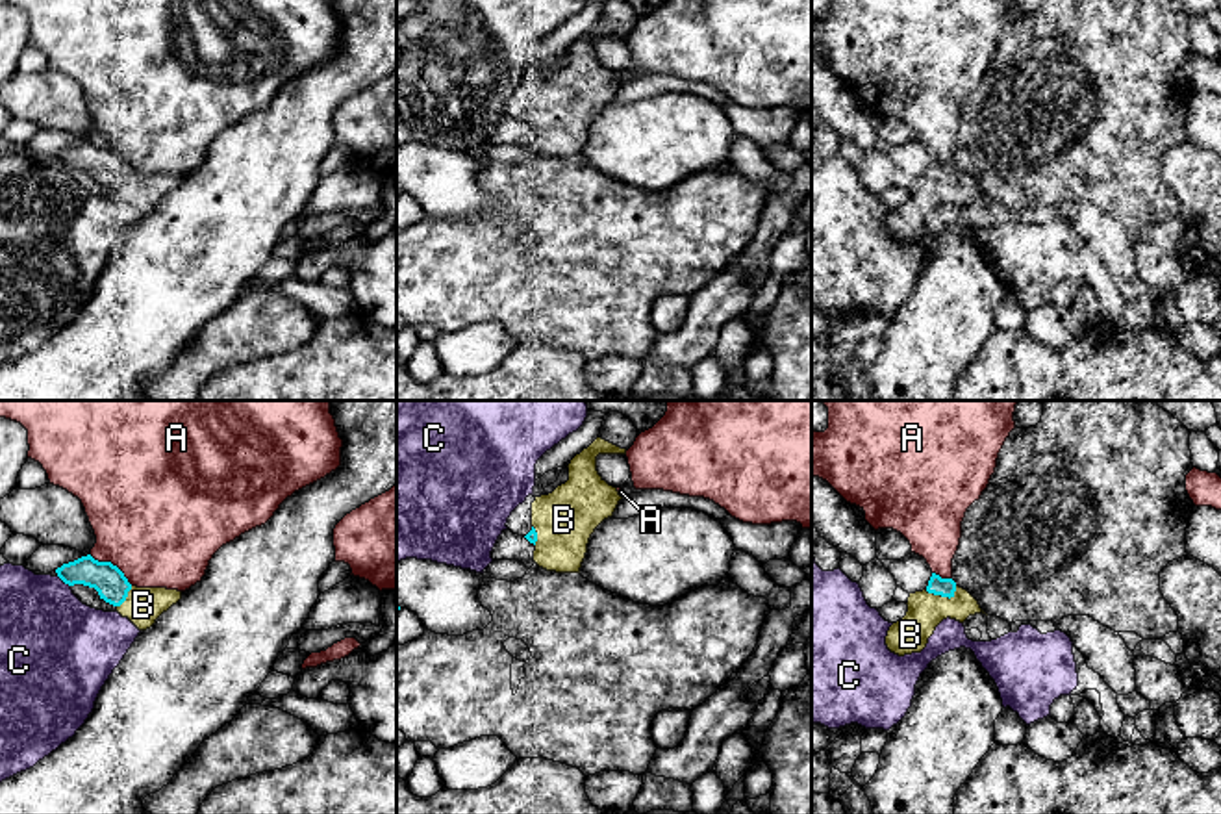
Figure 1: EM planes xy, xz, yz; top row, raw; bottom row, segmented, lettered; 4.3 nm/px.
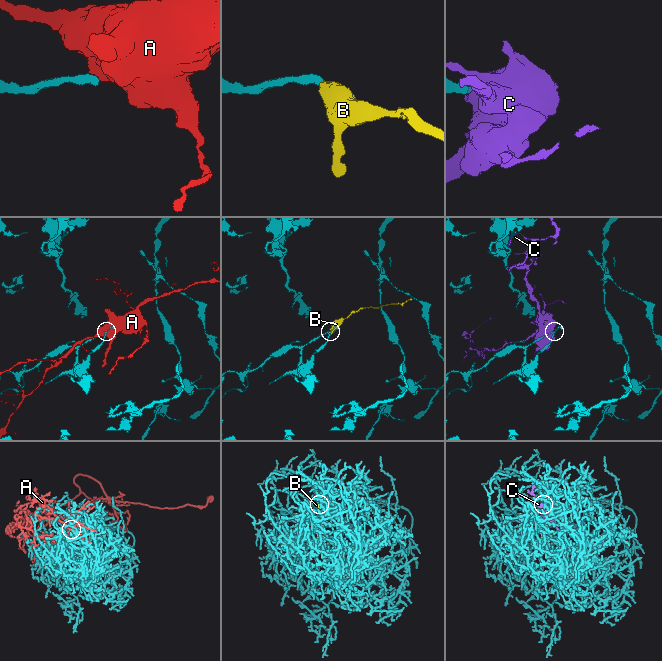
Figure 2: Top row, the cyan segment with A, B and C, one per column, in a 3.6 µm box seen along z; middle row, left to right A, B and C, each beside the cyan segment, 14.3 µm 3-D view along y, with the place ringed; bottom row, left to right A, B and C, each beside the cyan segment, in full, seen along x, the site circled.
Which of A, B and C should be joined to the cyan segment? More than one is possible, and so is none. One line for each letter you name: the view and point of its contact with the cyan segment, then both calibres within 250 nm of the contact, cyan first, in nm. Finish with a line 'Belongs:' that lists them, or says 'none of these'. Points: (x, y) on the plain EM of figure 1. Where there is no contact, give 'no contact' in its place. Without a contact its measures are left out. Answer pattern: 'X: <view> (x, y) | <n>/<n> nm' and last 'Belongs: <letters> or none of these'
B: yz (942, 180) | 80/160 nm
Belongs: B

